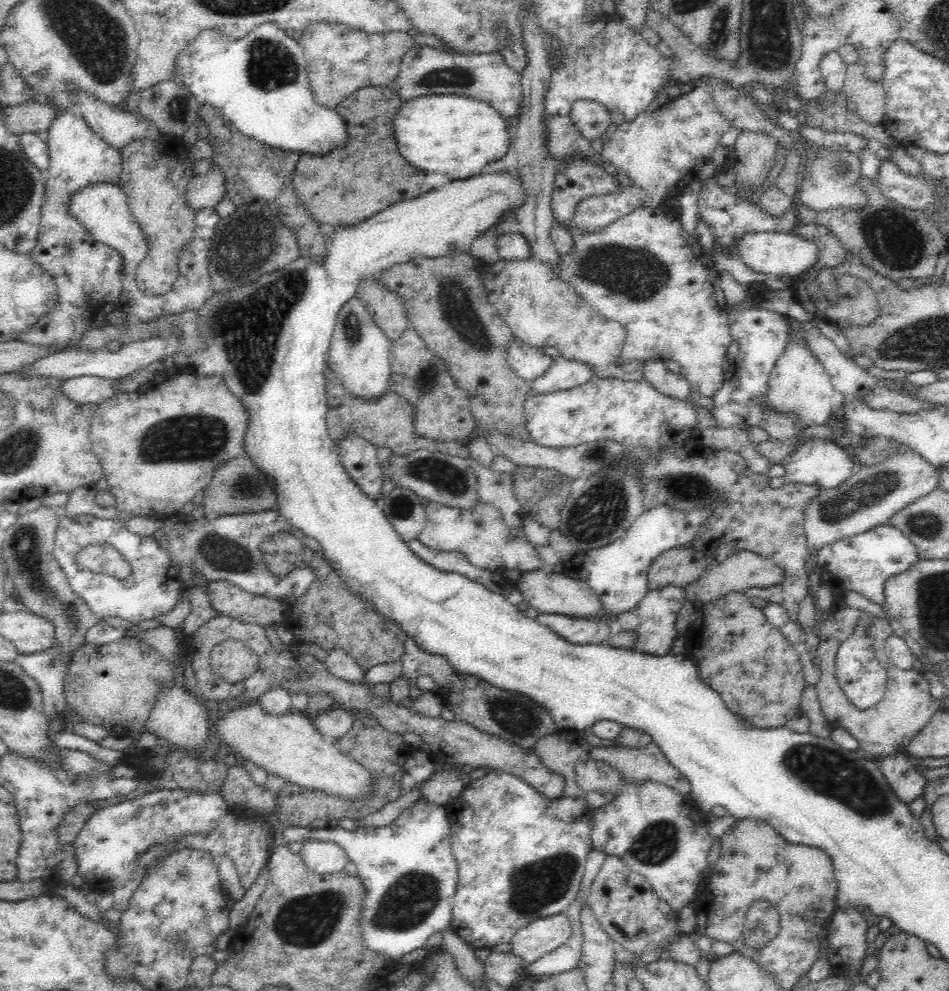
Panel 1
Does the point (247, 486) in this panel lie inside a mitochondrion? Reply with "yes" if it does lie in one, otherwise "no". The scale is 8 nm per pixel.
yes

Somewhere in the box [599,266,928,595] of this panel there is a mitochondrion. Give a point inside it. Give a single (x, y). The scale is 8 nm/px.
(874, 488)

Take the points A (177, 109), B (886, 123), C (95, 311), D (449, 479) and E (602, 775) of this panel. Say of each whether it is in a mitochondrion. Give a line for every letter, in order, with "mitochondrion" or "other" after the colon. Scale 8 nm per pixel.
A: mitochondrion
B: other
C: other
D: mitochondrion
E: other

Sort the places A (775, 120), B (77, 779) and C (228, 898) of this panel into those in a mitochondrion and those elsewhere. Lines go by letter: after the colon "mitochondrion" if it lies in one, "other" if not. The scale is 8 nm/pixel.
A: other
B: mitochondrion
C: other

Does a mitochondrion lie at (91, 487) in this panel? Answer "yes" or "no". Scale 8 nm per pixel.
no

